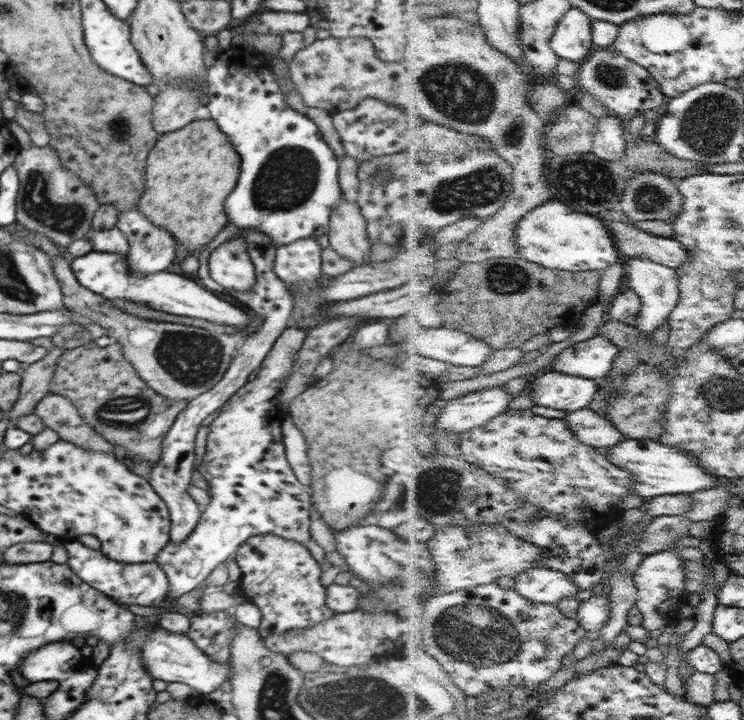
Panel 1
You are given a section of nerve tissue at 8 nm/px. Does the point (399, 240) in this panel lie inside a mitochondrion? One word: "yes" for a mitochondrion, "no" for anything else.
no

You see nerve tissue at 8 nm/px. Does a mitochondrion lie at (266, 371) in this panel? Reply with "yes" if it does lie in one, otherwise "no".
no

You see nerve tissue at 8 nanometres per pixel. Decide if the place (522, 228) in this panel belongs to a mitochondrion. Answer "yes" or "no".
no

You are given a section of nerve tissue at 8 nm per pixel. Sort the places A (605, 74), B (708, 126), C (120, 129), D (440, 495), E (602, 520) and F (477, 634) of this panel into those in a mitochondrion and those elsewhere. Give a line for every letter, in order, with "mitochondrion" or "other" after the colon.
A: mitochondrion
B: mitochondrion
C: mitochondrion
D: mitochondrion
E: other
F: mitochondrion

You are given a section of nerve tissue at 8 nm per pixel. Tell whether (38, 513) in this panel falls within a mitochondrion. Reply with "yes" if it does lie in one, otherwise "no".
no

